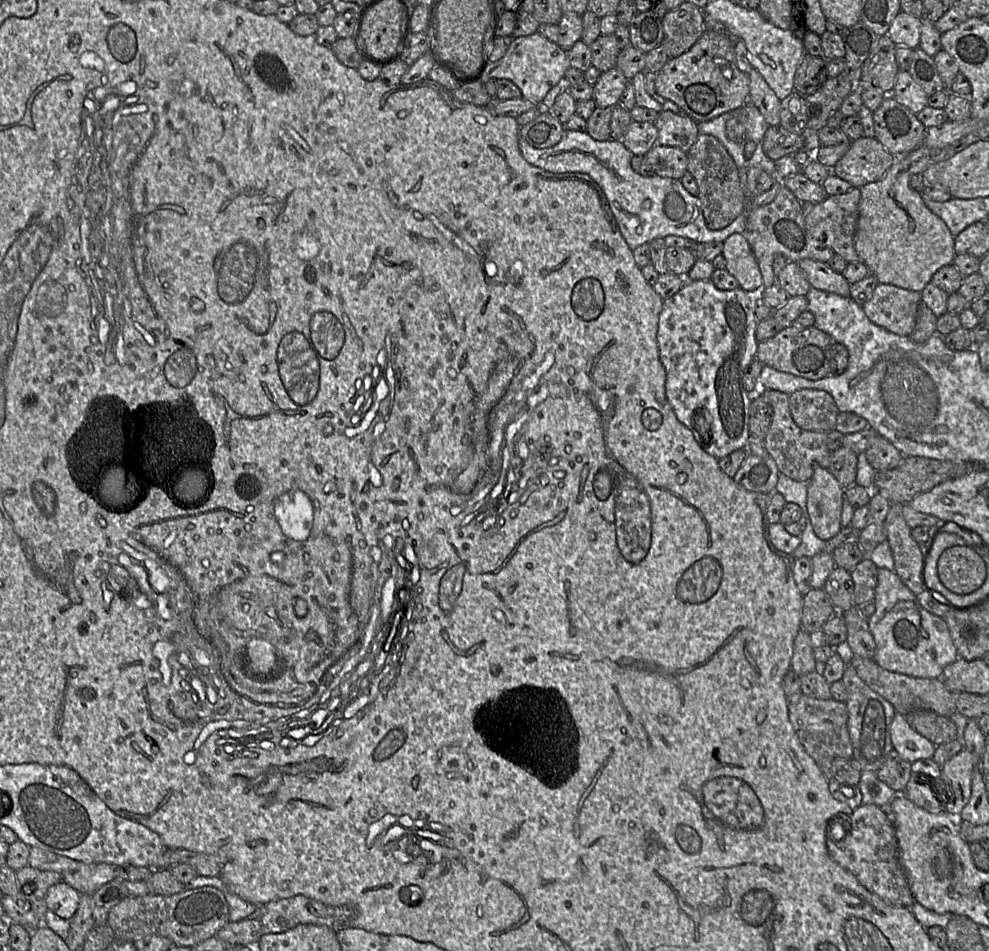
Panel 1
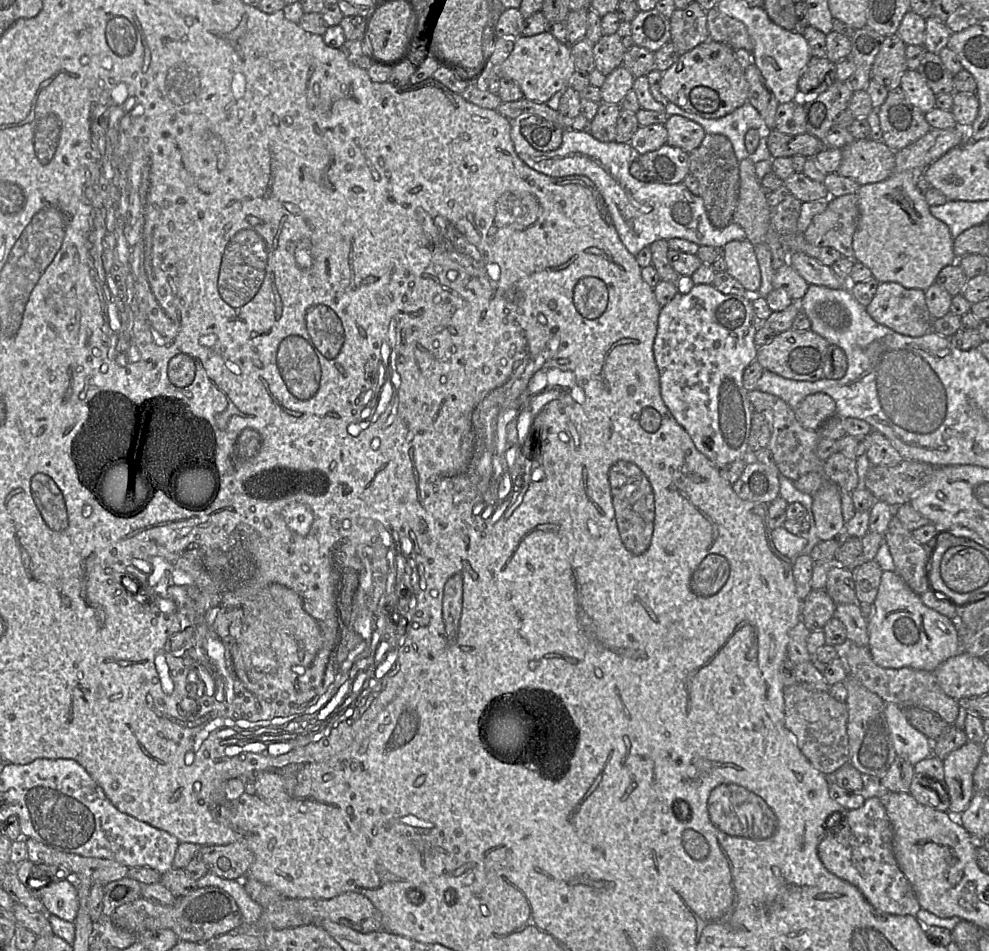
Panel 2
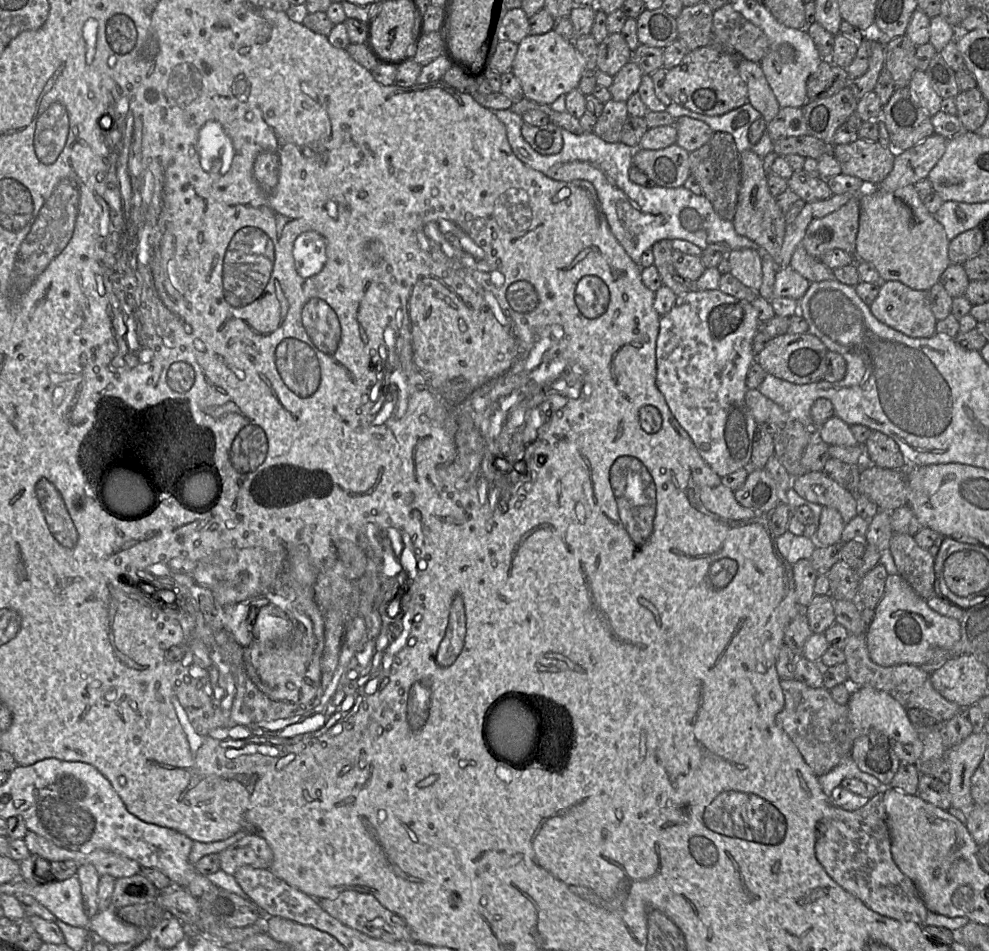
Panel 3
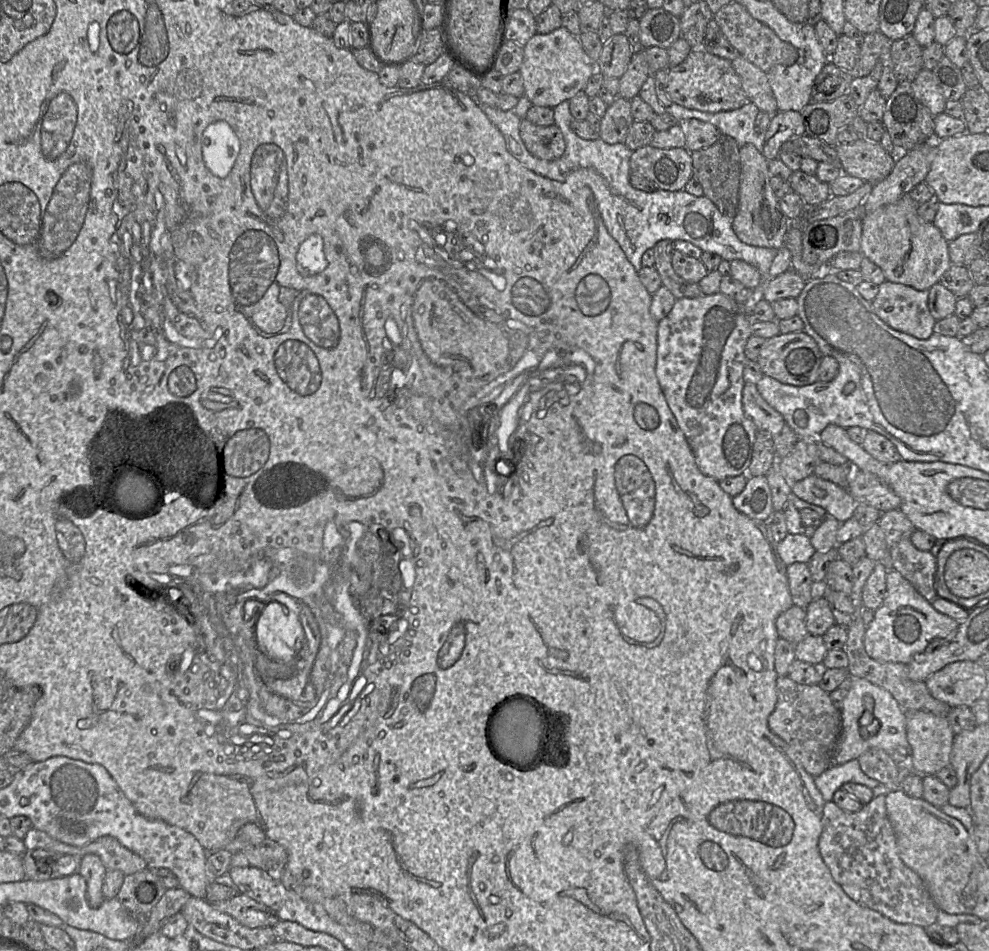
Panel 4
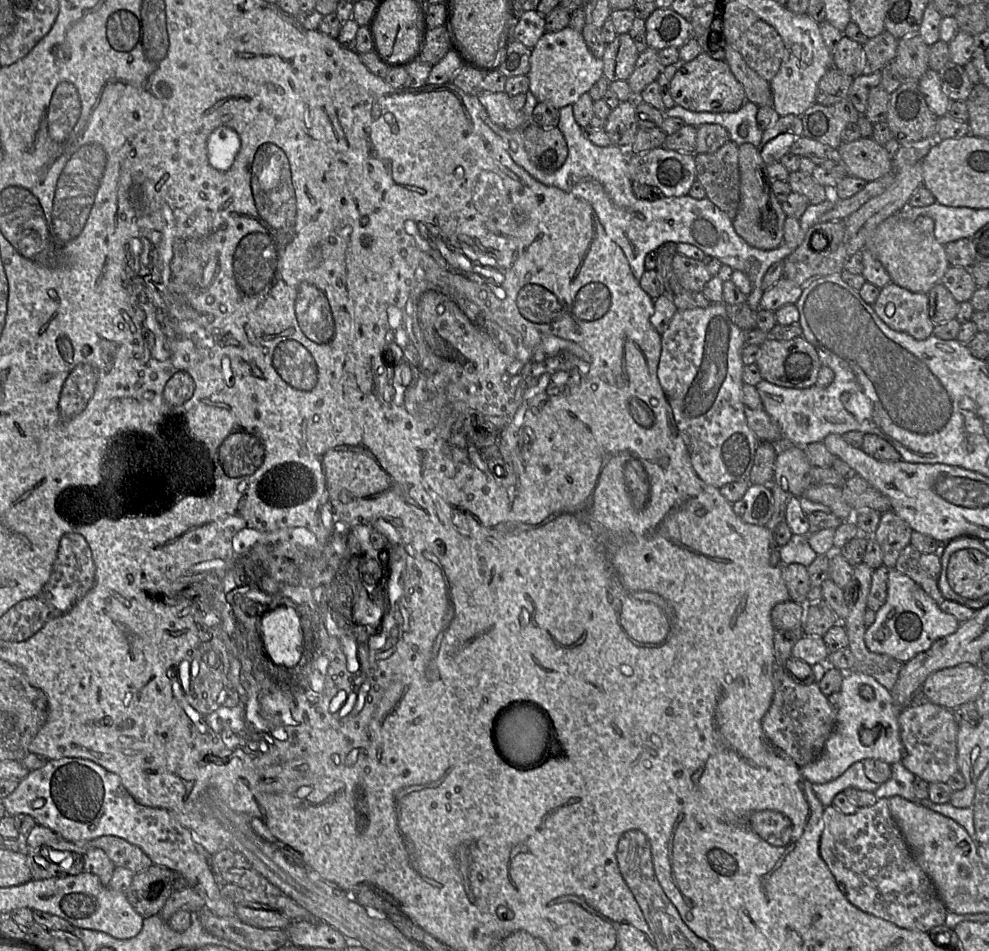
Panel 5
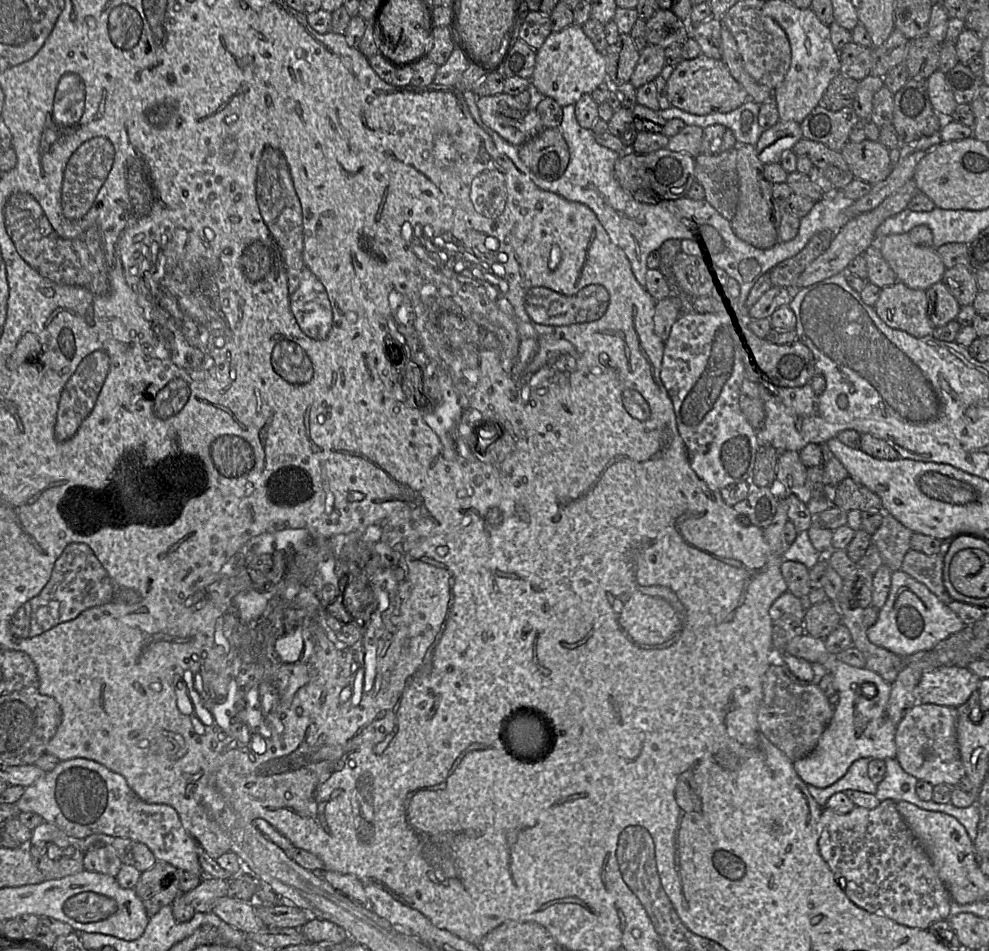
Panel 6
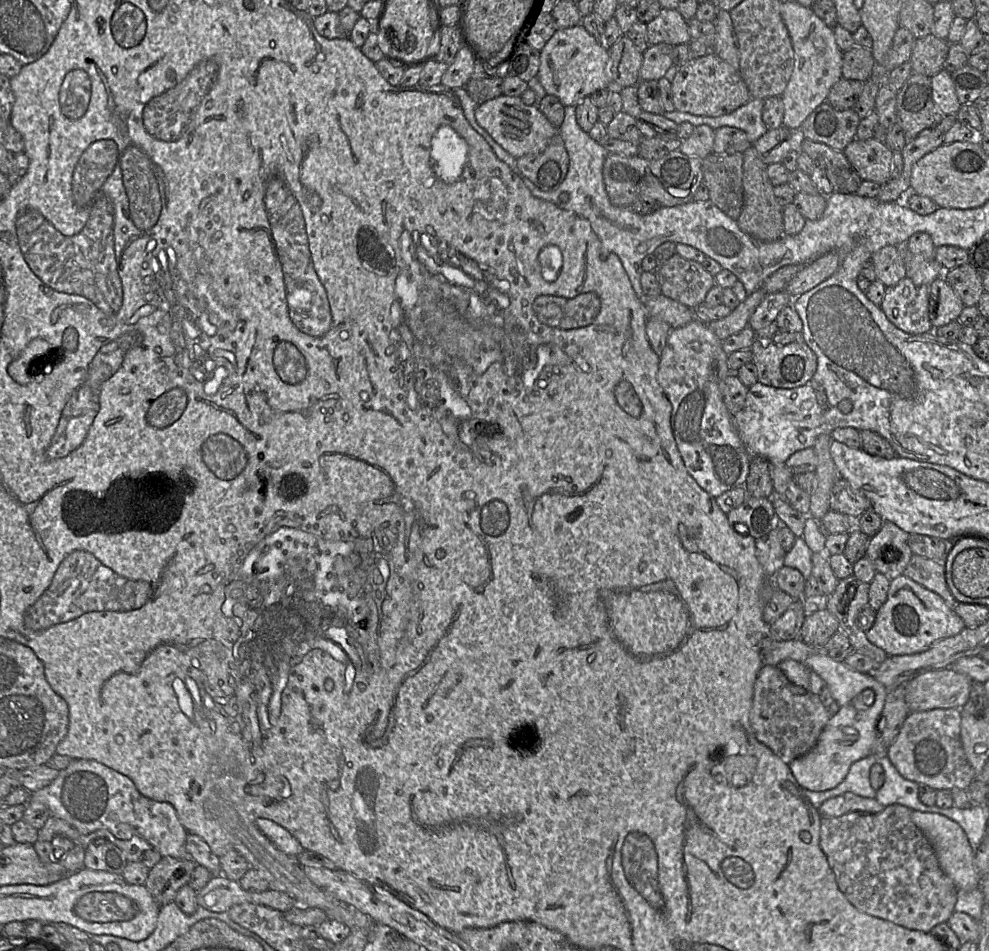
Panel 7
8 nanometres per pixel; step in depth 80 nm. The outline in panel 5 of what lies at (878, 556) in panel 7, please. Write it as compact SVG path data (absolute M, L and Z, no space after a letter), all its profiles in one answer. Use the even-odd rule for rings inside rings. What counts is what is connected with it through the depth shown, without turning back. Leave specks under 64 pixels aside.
M893 511L881 514L881 520L873 537L882 550L882 562L894 569L902 550L910 544L913 530Z

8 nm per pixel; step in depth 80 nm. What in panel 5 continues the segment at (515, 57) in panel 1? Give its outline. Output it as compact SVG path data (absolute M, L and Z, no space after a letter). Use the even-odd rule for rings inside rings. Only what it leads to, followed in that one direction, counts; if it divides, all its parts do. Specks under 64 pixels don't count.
M570 26L556 32L545 32L538 40L537 44L531 49L530 69L527 74L529 79L529 91L535 96L538 102L546 102L561 109L567 105L573 105L579 97L588 93L591 87L603 75L602 58L595 57L588 48L582 32Z

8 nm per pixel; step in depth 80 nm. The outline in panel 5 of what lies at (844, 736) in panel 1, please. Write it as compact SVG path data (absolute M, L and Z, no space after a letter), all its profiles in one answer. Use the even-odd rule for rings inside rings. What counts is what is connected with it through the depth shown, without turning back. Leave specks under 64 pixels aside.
M783 667L773 672L774 695L762 719L762 728L773 744L789 755L798 767L815 761L835 727L836 710L830 705L819 685L796 683Z

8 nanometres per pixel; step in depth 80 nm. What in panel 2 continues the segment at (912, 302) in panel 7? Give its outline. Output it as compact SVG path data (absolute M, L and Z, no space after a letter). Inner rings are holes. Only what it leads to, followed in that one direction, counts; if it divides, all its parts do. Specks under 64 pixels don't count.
M896 282L880 283L866 311L877 323L902 335L919 337L932 330L932 317L926 305L925 291L907 289Z

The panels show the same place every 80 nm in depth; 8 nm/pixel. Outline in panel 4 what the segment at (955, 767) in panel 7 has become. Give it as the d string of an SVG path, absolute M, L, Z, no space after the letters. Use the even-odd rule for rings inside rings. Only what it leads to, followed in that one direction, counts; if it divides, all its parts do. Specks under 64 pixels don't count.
M923 710L906 711L906 735L912 750L913 772L935 776L950 765L955 734L946 717Z

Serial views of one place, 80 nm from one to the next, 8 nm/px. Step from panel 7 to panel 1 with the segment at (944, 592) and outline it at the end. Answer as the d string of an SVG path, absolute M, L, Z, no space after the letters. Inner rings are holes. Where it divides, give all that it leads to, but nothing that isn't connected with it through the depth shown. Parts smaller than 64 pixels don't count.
M891 503L884 521L886 540L894 560L894 572L915 595L925 590L923 583L923 557L919 544L911 536L902 512L902 504Z

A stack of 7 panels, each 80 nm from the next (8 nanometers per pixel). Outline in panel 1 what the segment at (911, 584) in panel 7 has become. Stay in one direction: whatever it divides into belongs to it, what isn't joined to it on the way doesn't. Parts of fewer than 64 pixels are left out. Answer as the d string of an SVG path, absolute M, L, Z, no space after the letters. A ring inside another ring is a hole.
M878 568L874 605L875 612L868 619L868 626L875 641L874 660L880 667L912 677L941 678L944 668L958 658L944 619L923 609L916 595L908 589L894 571Z

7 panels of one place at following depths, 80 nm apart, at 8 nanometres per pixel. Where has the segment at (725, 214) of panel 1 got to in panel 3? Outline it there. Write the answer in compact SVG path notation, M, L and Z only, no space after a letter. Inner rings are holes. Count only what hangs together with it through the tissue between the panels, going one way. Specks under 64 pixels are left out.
M714 132L710 140L689 154L690 174L699 183L703 195L723 219L732 220L736 213L741 186L741 153L728 132Z

